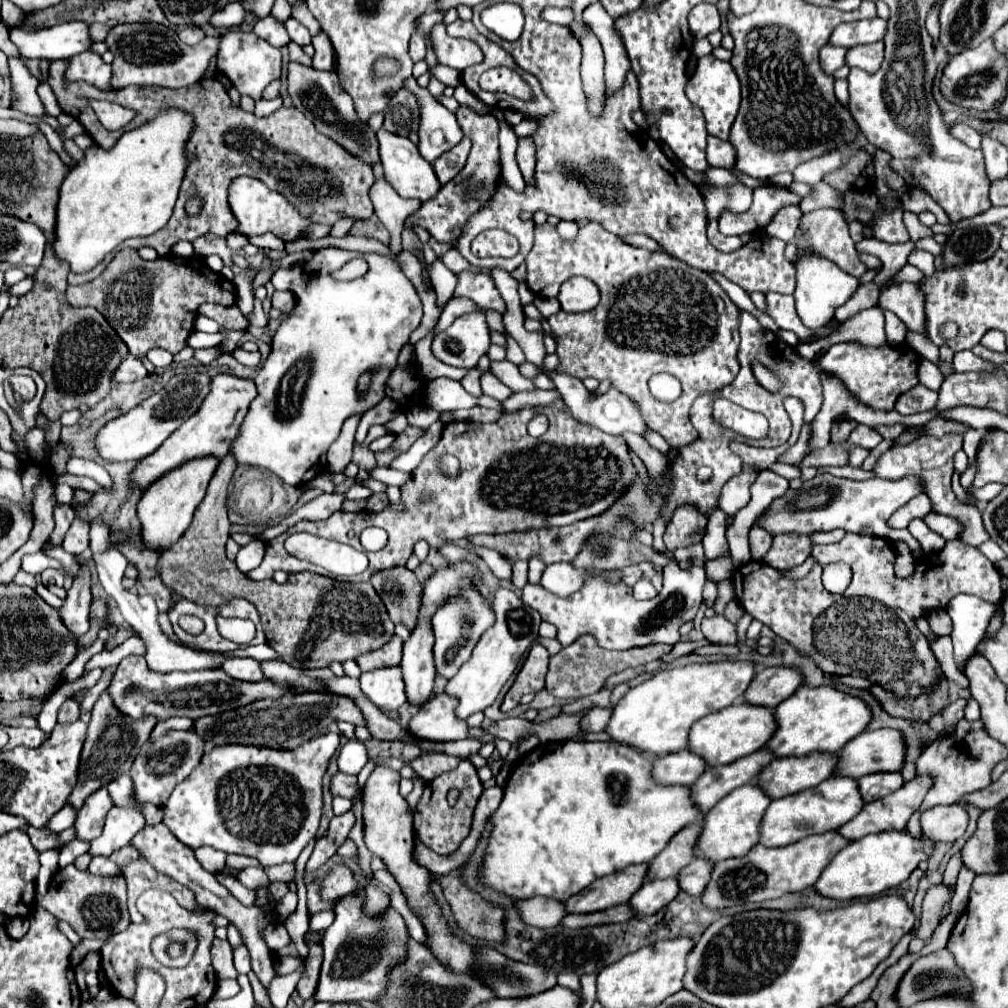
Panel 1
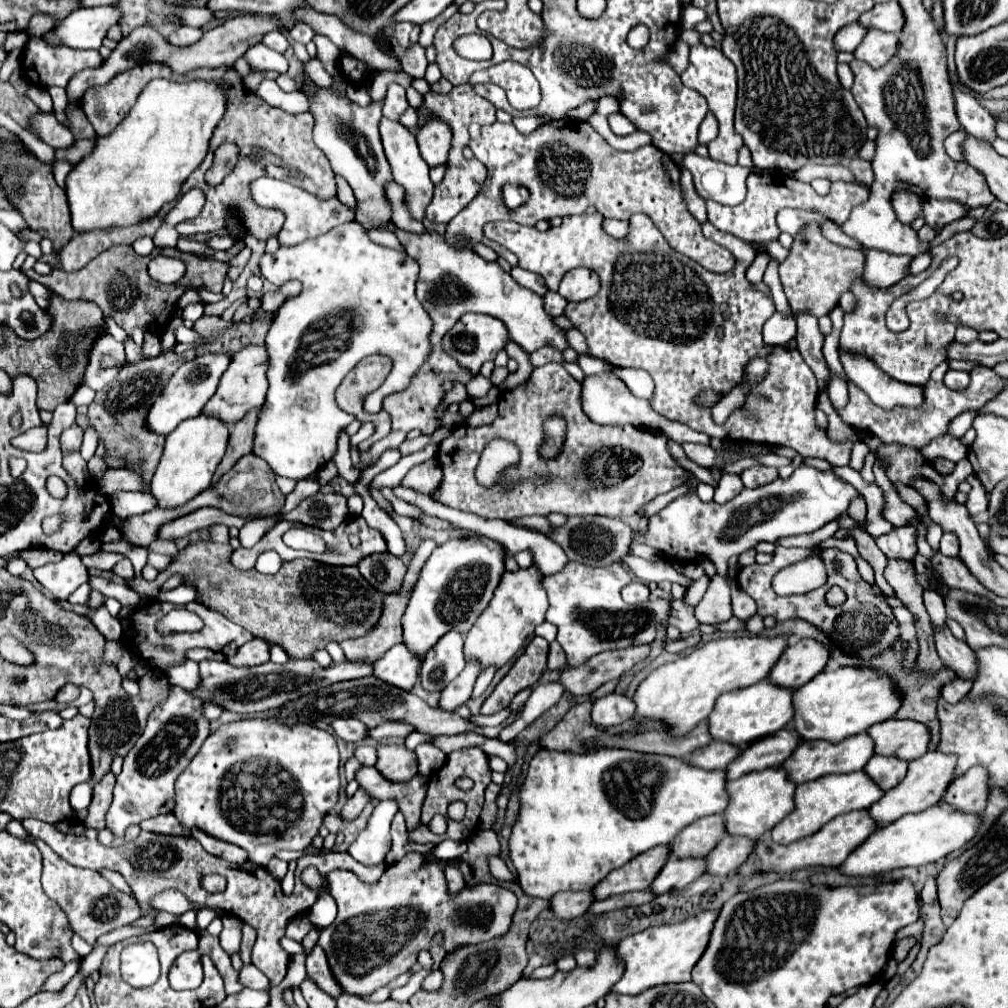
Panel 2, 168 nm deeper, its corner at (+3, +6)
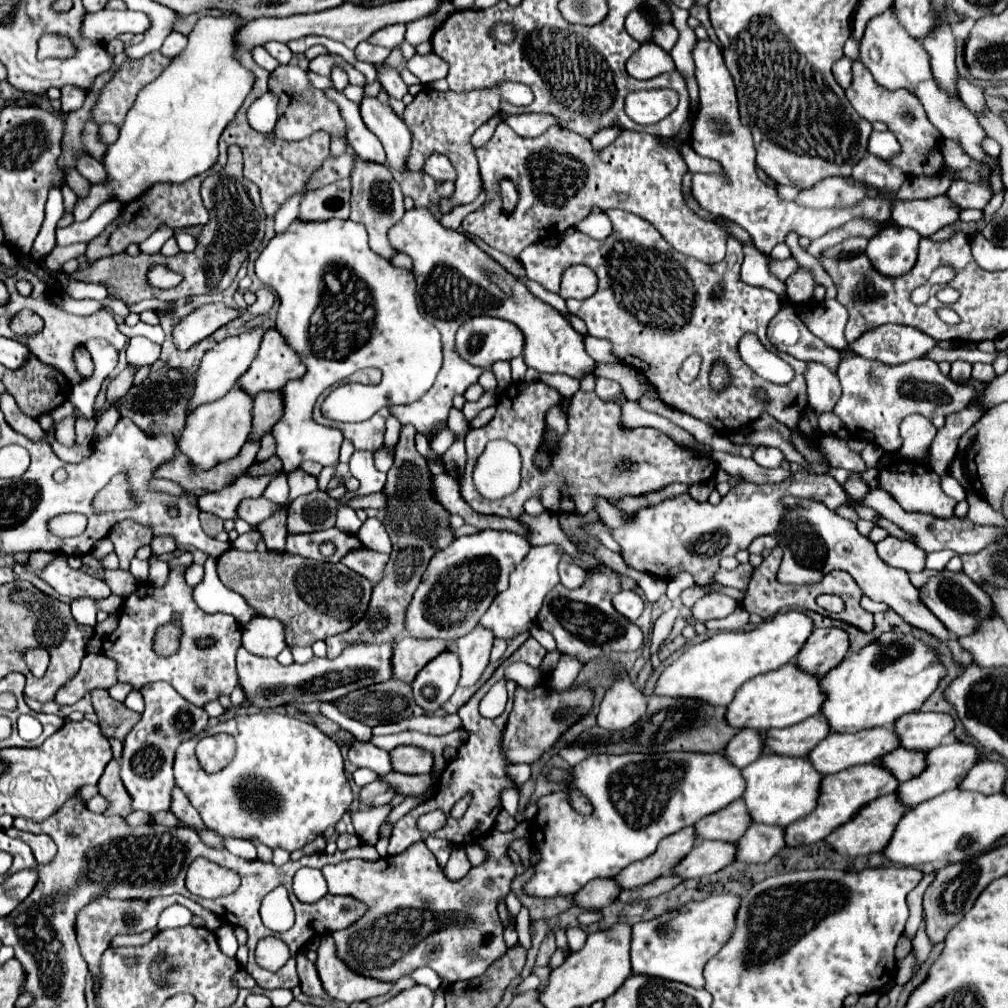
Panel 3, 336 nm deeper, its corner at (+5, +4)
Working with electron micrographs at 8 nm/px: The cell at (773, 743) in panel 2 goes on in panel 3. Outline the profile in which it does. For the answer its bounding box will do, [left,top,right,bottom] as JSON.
[764,715,830,757]

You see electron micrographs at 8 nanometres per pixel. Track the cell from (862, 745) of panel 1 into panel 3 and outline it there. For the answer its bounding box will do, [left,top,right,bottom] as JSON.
[894,713,954,751]

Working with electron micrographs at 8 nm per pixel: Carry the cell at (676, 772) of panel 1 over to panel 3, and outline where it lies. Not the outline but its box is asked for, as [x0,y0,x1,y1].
[724,729,764,769]

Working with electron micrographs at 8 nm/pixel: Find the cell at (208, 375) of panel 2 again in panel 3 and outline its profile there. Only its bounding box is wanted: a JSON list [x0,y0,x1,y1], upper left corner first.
[190,329,266,411]

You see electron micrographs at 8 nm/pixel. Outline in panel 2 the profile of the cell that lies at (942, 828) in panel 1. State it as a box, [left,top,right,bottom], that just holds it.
[942,767,986,813]

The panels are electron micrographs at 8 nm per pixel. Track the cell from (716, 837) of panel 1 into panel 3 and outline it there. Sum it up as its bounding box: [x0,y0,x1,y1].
[742,755,824,827]

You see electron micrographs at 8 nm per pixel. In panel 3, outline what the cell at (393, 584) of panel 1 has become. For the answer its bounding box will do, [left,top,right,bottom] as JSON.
[340,547,388,585]

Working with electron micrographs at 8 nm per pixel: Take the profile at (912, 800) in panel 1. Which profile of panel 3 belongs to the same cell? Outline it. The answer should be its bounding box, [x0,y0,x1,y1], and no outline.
[898,741,980,807]

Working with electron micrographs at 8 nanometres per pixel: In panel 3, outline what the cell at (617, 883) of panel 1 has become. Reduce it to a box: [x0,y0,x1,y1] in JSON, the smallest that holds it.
[616,827,696,889]

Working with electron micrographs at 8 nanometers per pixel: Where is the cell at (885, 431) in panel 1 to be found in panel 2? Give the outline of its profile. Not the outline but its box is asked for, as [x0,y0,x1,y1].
[840,365,1004,449]

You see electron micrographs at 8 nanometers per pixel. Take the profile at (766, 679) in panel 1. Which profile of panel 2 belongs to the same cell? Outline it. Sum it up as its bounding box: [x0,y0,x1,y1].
[770,639,828,689]

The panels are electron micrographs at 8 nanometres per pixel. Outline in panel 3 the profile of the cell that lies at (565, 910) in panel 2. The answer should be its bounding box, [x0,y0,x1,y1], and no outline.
[576,879,622,911]

